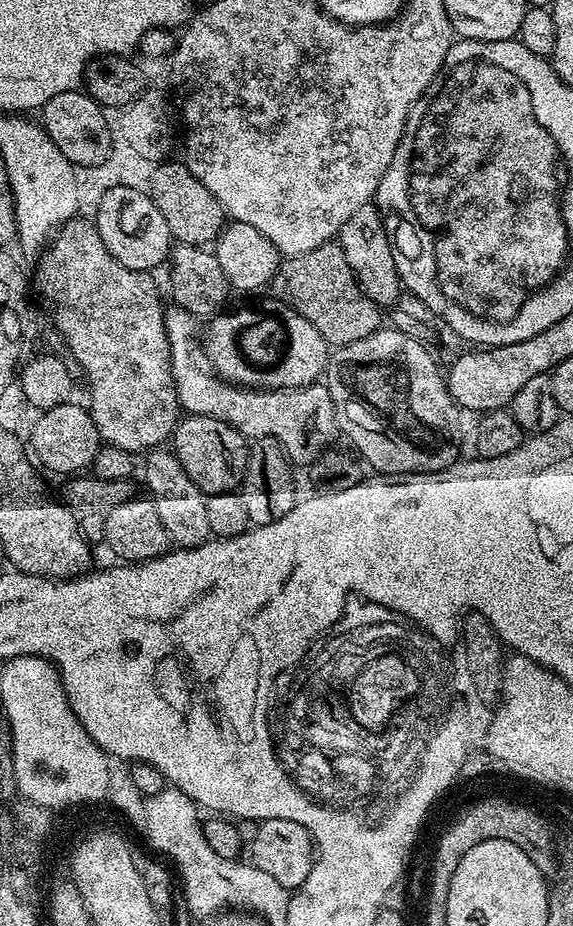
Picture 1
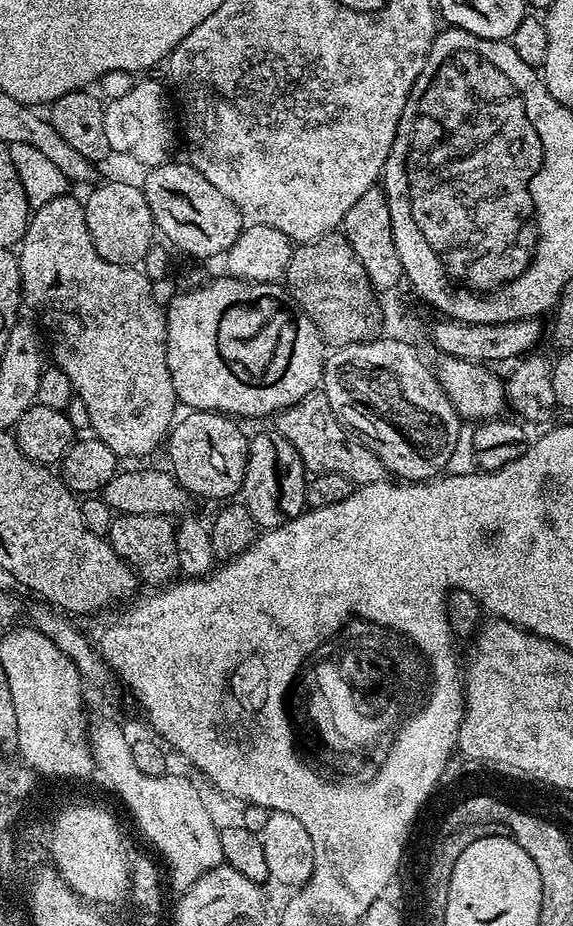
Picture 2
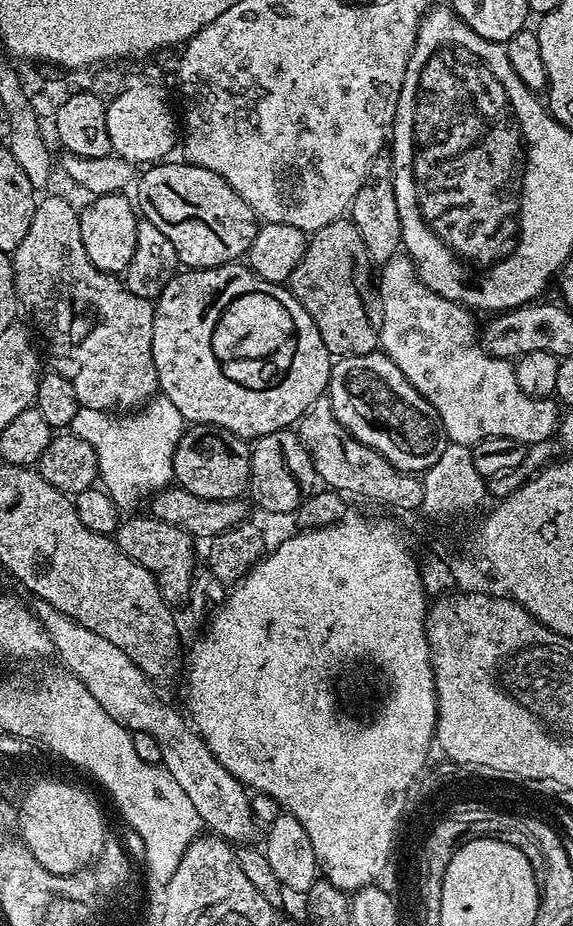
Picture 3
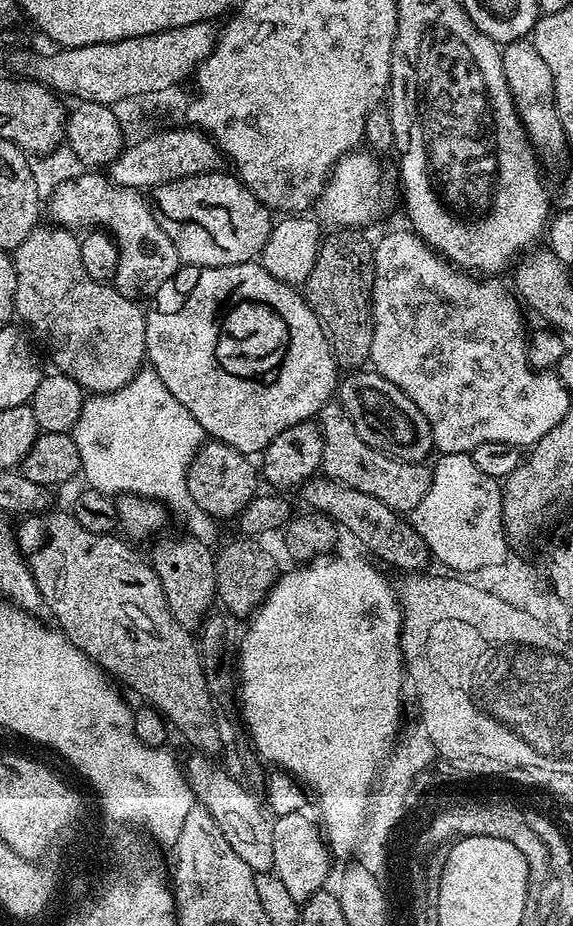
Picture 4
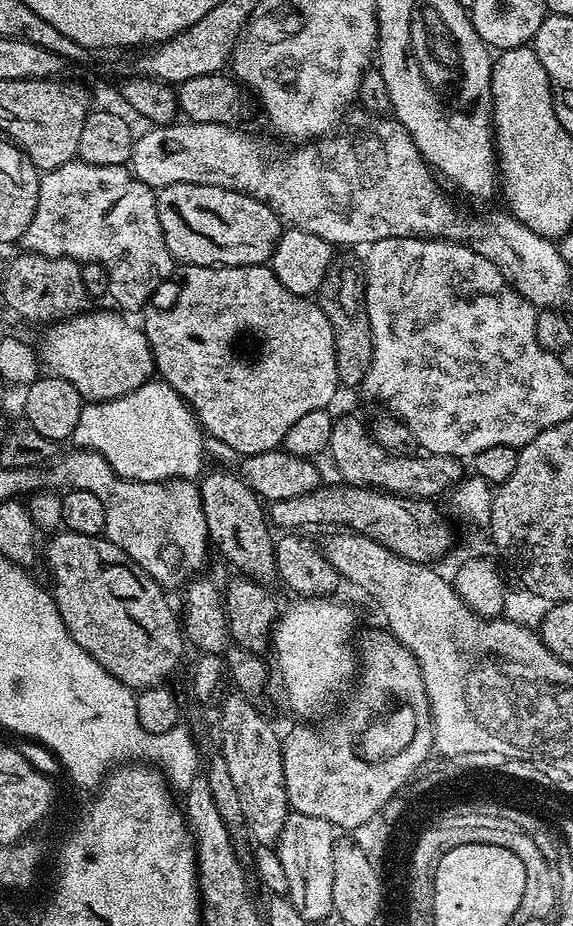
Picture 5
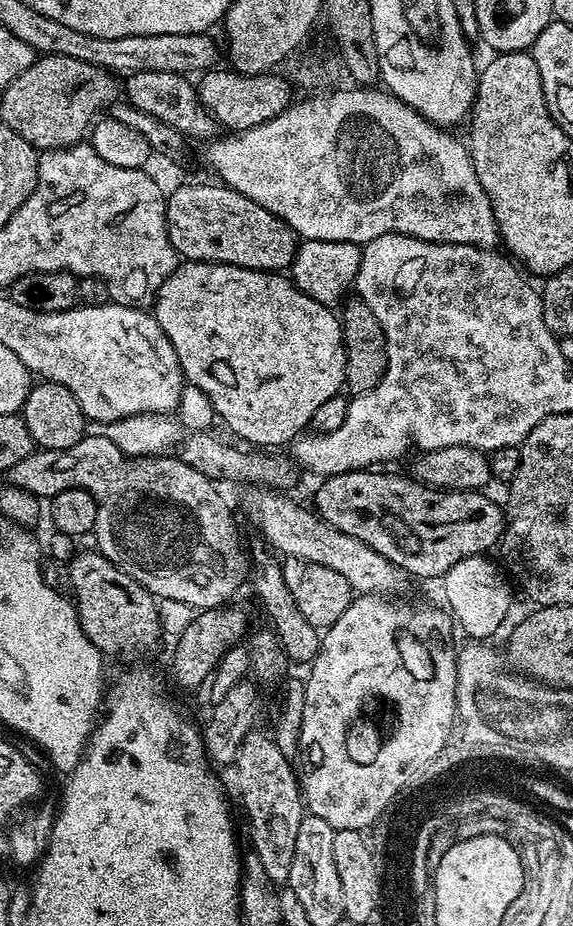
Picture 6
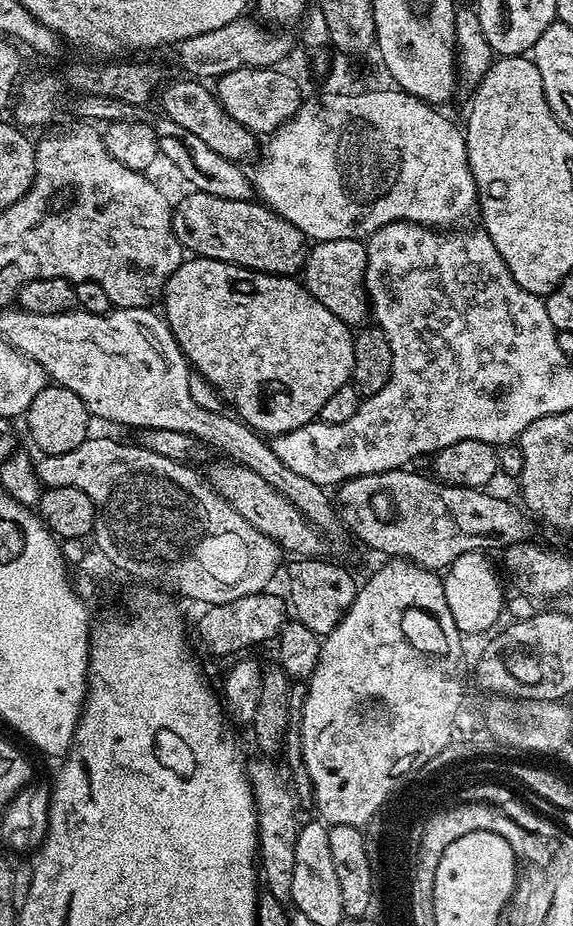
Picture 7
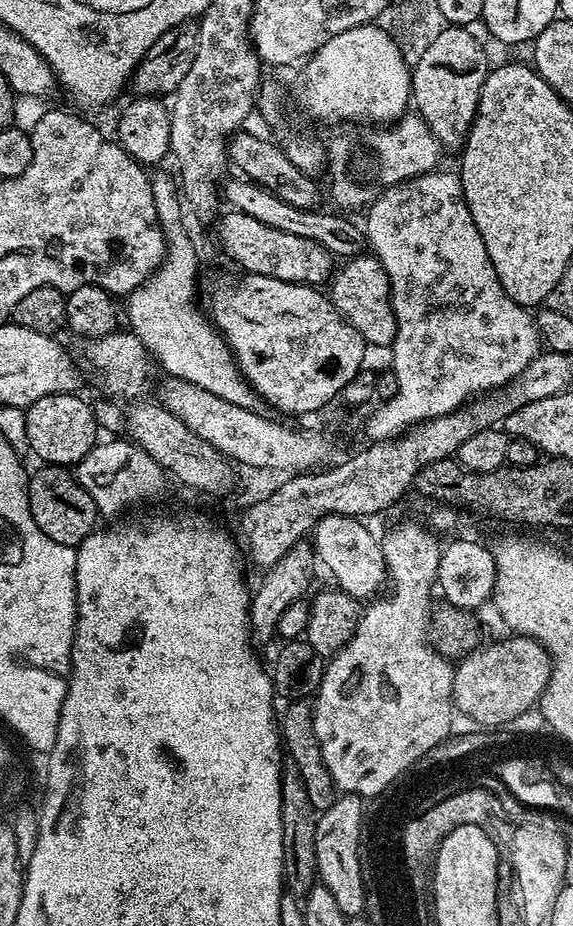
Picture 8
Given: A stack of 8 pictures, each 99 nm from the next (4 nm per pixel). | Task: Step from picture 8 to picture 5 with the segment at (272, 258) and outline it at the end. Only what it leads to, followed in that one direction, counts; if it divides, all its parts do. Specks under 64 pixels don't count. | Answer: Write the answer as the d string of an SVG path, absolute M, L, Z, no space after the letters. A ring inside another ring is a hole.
M171 184L156 192L158 222L162 222L162 234L173 261L181 265L193 264L203 268L245 268L255 264L267 265L280 241L282 221L269 204L222 186L198 186L197 184Z

